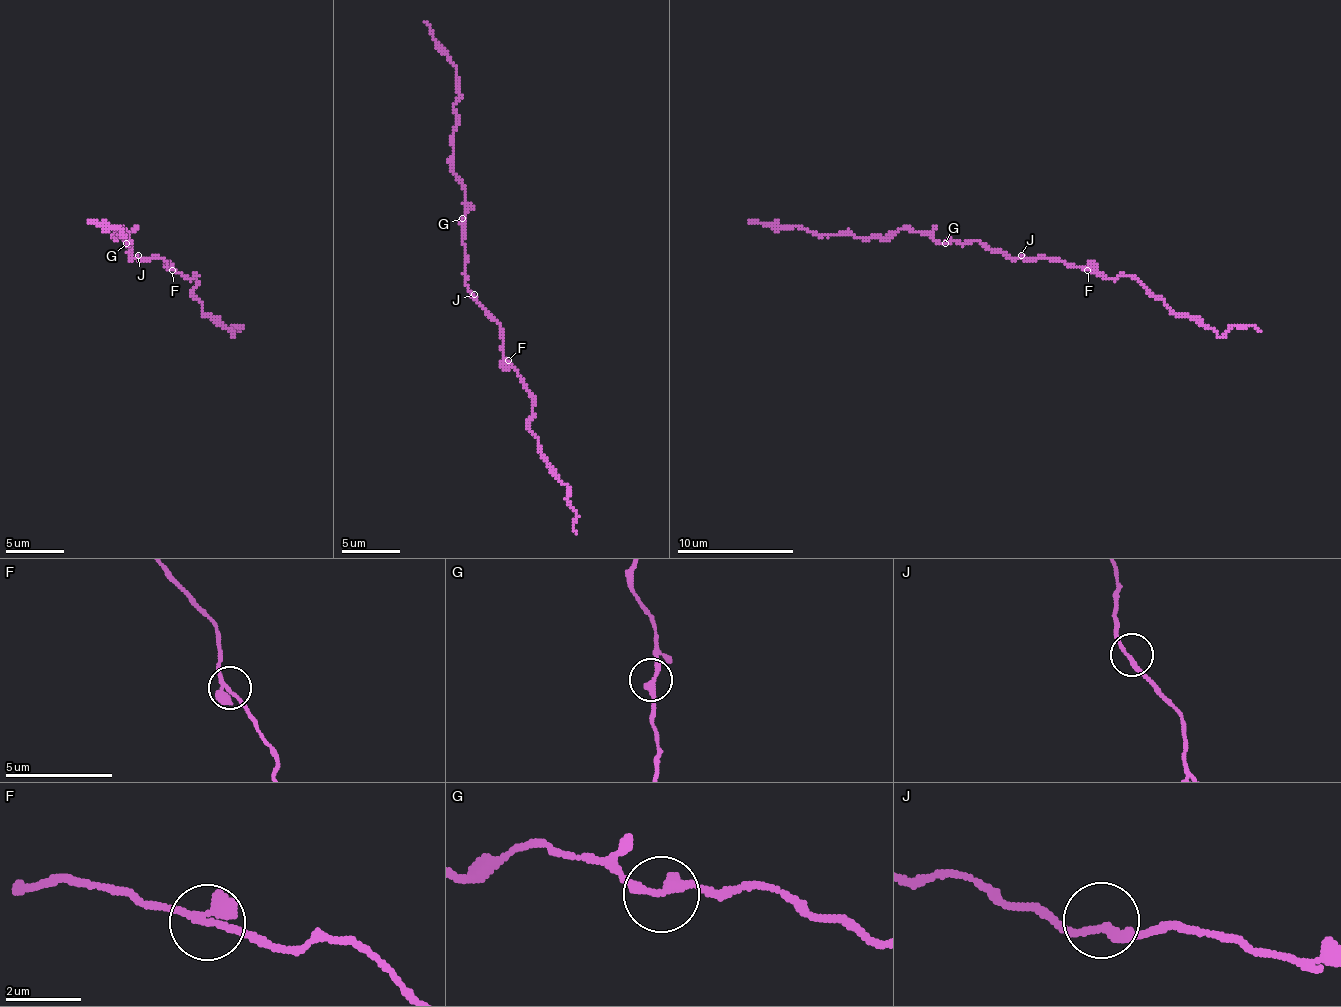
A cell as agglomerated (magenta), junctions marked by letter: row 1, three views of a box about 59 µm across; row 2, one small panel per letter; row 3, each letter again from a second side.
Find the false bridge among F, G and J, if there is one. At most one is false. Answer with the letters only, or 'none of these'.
none of these

